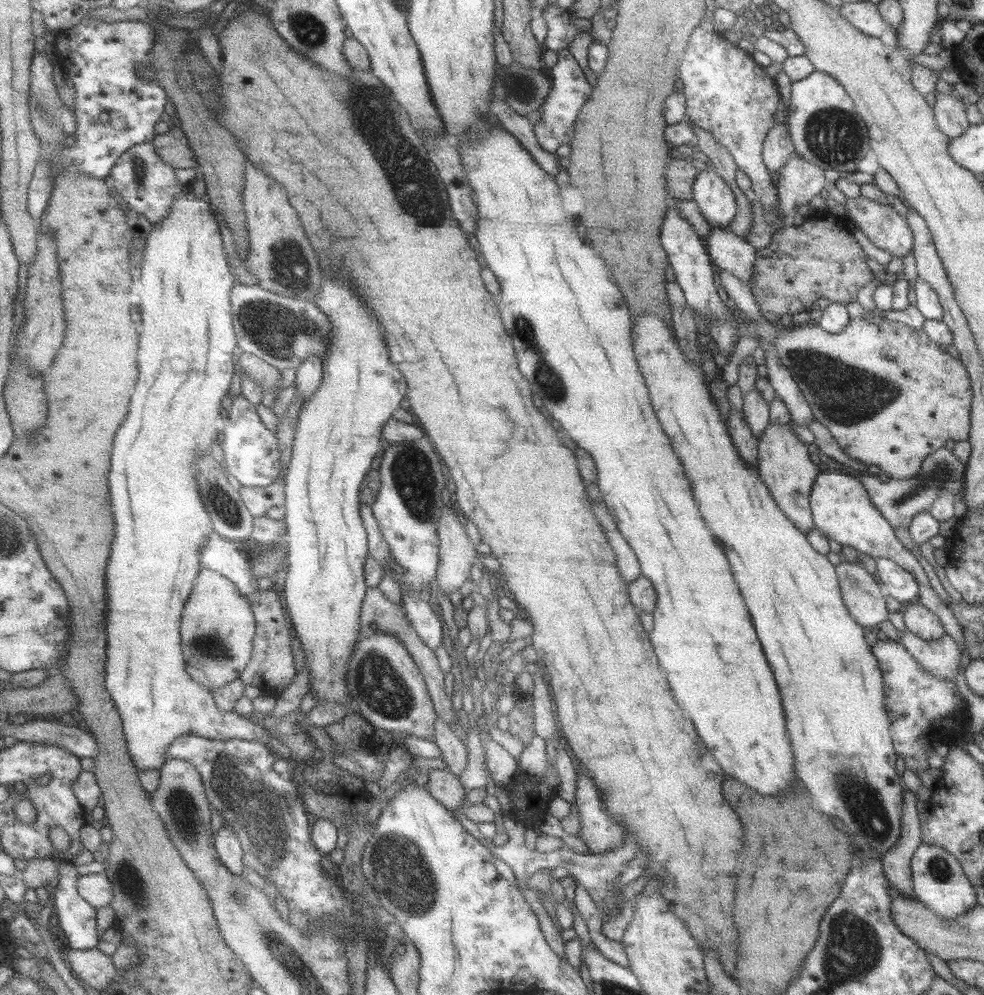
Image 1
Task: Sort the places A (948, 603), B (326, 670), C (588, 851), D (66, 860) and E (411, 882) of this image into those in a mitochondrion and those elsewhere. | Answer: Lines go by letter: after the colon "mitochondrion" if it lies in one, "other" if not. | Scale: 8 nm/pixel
A: other
B: other
C: other
D: other
E: mitochondrion

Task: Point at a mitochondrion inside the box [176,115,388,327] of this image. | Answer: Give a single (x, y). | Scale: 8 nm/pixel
(286, 268)

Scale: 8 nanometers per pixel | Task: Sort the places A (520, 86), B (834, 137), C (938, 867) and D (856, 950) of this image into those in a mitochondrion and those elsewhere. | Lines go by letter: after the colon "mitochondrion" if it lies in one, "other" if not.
A: mitochondrion
B: mitochondrion
C: mitochondrion
D: mitochondrion

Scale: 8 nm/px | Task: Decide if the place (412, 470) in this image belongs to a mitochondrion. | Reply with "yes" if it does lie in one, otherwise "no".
yes

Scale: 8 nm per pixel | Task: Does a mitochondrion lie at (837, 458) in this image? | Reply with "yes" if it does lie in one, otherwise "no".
no

